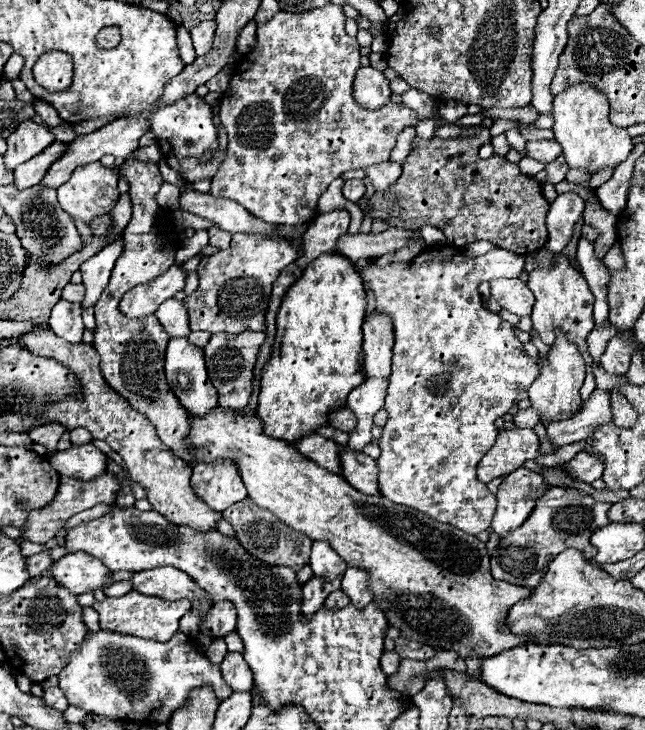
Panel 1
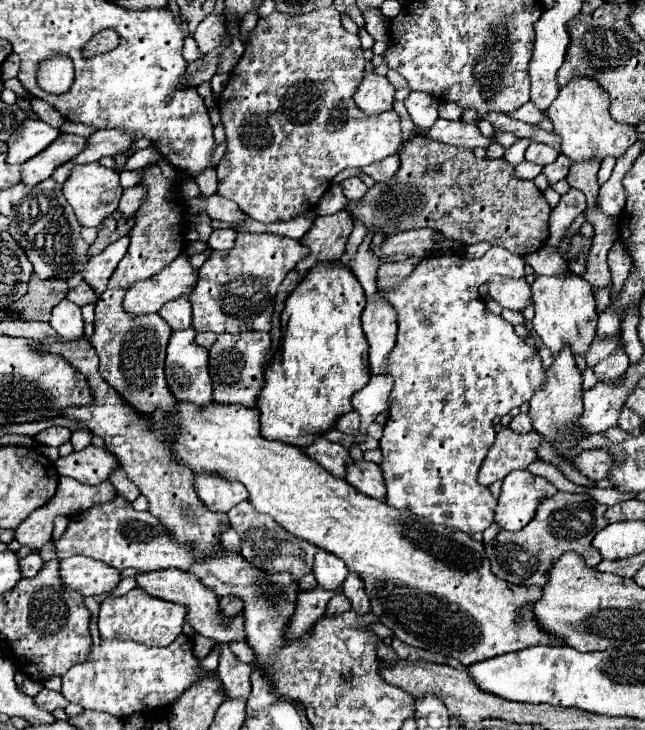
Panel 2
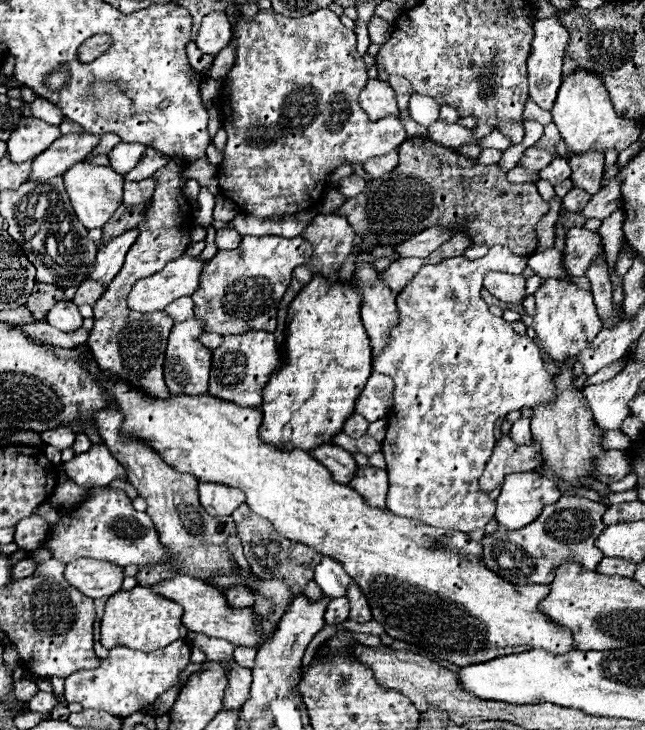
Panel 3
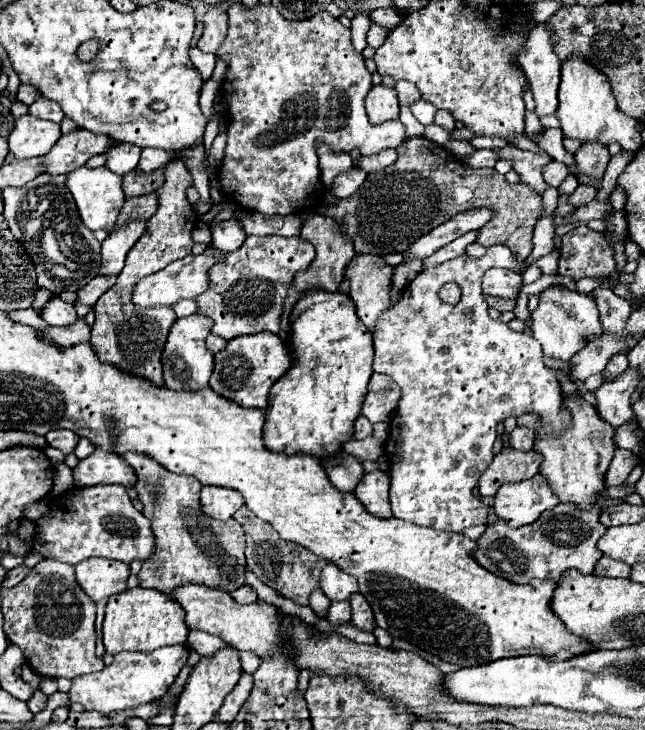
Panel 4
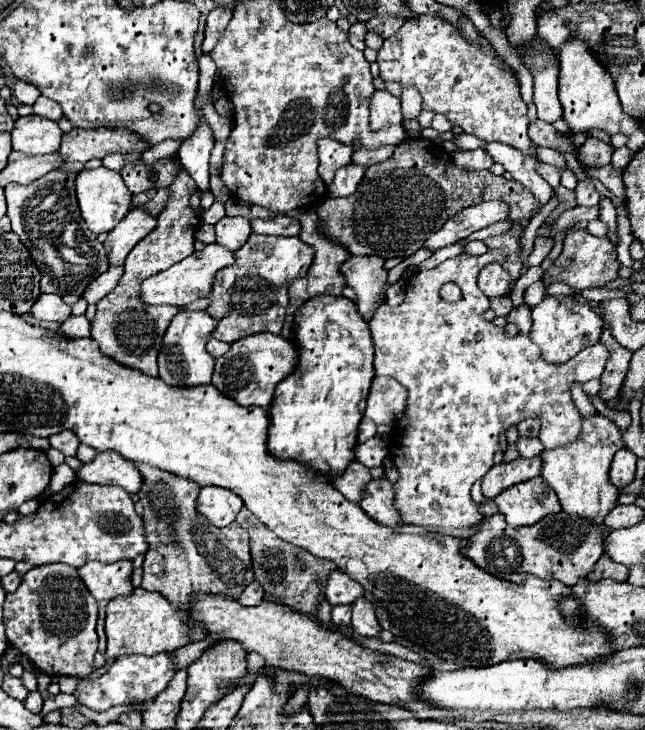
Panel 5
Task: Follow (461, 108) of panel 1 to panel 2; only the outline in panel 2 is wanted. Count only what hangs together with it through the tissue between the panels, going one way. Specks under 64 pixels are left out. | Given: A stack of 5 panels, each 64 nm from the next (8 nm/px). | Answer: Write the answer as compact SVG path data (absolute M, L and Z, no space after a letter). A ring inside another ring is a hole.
M440 104L440 118L442 120L460 120L462 110L458 110L456 104Z

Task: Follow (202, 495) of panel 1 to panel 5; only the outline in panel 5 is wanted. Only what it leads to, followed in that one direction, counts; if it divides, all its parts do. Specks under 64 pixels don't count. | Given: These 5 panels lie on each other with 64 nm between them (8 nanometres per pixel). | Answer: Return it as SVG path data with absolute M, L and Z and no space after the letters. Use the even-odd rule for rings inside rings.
M204 486L198 494L196 500L196 508L202 516L206 516L206 520L210 520L210 524L224 528L228 524L232 524L238 516L238 512L242 510L242 500L240 496L236 496L234 492L226 490L226 488L218 488L218 486Z

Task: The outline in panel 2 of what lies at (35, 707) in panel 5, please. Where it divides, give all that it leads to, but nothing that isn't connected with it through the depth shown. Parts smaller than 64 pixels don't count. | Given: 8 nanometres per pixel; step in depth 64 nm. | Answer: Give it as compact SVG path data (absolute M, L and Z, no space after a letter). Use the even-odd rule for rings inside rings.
M42 688L38 692L38 696L34 696L34 704L40 706L42 710L48 710L48 712L54 712L56 708L68 706L68 702L64 700L64 696L60 692L54 692L54 690L48 690L48 688Z

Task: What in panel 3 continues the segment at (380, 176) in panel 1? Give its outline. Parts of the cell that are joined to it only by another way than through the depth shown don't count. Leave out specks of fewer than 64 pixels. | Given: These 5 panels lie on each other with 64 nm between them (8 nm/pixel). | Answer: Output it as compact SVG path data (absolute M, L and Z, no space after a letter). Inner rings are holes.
M394 150L394 152L388 152L388 154L384 154L384 156L366 160L362 166L364 166L364 170L366 170L370 176L382 176L382 174L390 172L396 164L398 164L398 152Z

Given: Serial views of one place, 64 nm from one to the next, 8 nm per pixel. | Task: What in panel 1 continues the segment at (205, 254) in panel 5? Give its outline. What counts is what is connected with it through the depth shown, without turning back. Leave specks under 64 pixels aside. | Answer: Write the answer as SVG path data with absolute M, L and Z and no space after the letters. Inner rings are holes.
M174 264L170 270L166 270L152 282L130 288L120 302L122 314L128 318L142 318L154 314L164 300L174 298L174 294L184 290L186 278L188 272L184 270L184 266Z

